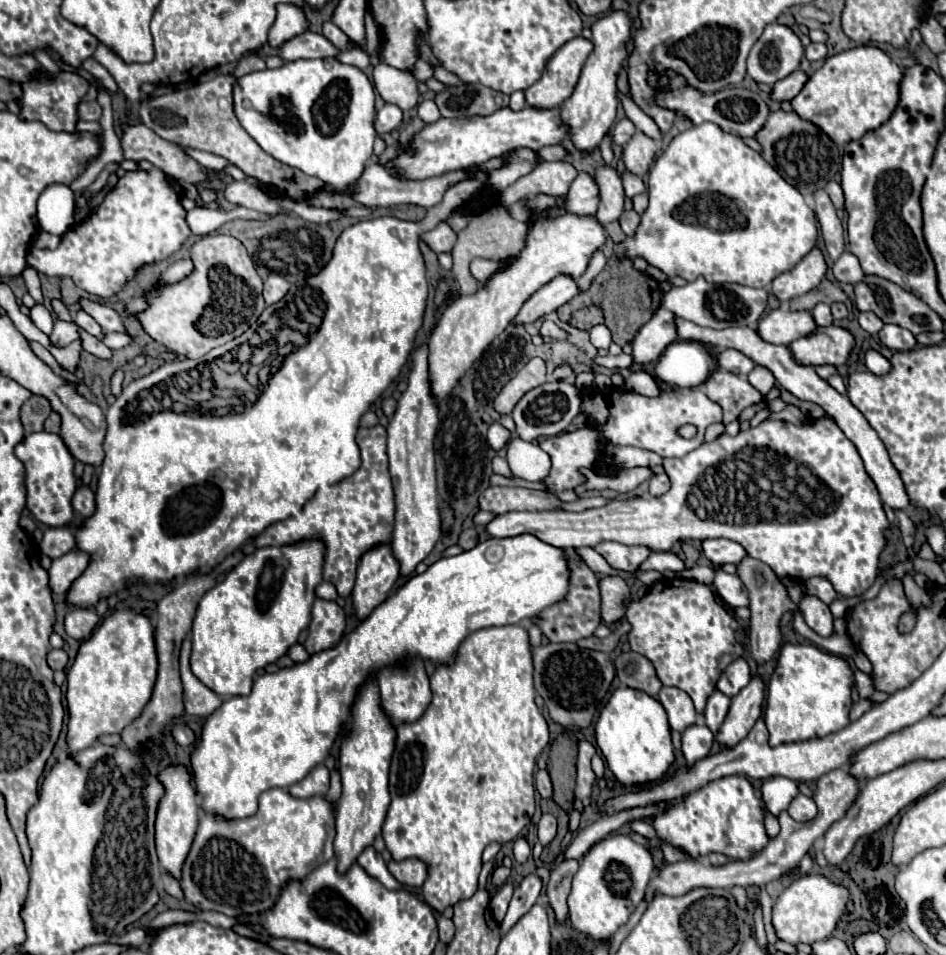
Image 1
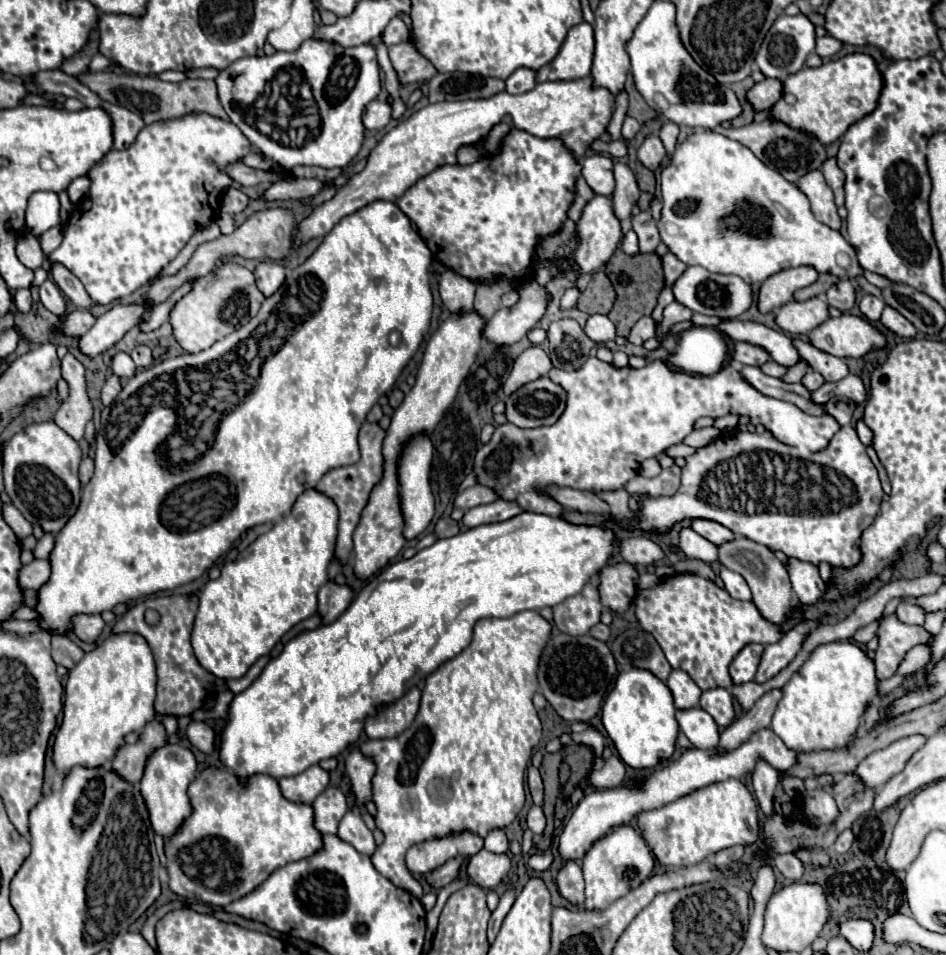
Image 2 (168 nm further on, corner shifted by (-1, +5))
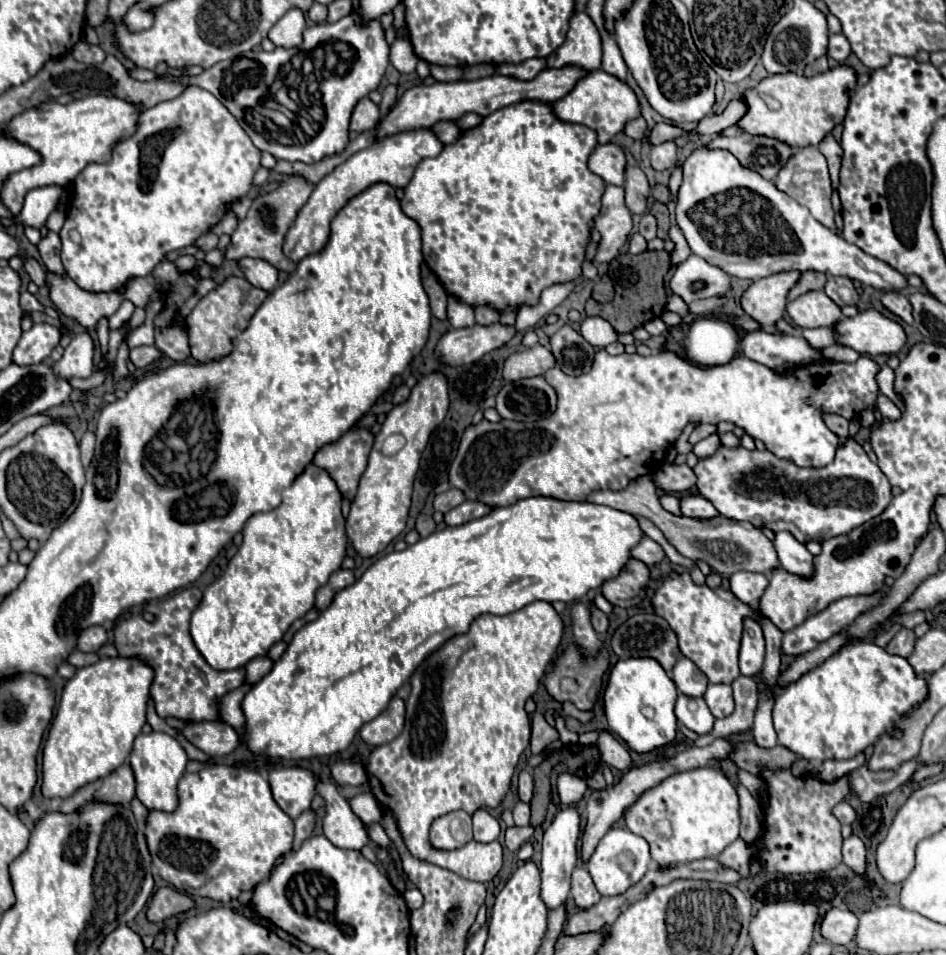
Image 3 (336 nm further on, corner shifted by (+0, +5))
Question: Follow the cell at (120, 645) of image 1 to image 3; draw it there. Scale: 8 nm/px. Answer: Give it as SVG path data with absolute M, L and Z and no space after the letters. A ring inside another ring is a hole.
M101 658L91 666L83 666L75 672L75 676L65 684L57 714L53 718L49 738L43 748L43 796L45 798L67 798L77 788L89 784L91 780L107 776L119 764L123 764L133 748L133 740L141 734L145 724L145 712L149 702L149 688L153 684L155 672L141 658Z

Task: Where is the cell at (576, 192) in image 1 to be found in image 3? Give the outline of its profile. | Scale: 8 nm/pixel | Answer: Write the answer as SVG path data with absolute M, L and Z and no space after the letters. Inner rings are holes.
M603 144L597 146L595 152L589 156L589 170L601 176L607 184L623 186L623 172L625 172L625 156L617 144Z

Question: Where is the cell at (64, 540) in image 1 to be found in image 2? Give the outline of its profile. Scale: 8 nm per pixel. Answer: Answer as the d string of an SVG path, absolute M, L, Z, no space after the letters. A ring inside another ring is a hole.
M44 534L44 538L38 540L36 548L34 548L34 558L48 558L50 556L50 550L54 546L54 536L52 534Z

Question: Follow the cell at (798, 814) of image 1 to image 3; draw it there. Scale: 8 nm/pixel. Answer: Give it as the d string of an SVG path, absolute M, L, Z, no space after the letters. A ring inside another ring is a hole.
M839 802L835 808L833 808L833 816L837 816L837 820L841 824L853 824L855 820L855 810L847 804L847 802Z

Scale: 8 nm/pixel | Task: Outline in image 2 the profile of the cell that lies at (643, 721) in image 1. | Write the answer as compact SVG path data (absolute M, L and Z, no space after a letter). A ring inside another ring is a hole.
M630 668L628 672L618 674L612 692L606 696L602 706L602 724L624 764L632 768L654 768L674 752L678 736L674 712L676 708L670 688L660 678L652 676L652 672Z

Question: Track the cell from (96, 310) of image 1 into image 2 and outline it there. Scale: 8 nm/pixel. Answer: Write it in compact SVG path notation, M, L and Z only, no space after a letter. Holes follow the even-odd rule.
M52 262L50 274L52 274L54 282L58 284L58 288L64 292L64 296L68 296L78 308L82 308L82 310L90 310L92 308L92 302L90 302L88 292L84 290L82 282L68 268L64 268L62 264Z

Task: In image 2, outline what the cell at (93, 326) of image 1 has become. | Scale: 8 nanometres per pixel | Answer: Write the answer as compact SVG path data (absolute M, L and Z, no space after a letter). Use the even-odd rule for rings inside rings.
M74 310L60 322L58 332L66 334L66 336L72 336L72 338L80 338L84 332L88 332L92 328L94 322L96 320L88 310Z

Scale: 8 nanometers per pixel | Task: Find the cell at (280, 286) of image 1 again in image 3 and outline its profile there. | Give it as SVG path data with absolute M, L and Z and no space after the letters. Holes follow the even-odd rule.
M243 258L239 260L239 268L243 270L245 278L255 286L265 292L271 292L277 282L279 282L279 270L271 266L265 260L255 260L255 258Z

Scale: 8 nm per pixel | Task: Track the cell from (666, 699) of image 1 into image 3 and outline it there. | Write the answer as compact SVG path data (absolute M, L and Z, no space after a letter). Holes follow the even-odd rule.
M687 658L677 660L675 668L671 670L671 678L673 678L677 690L691 698L703 696L707 684L709 684L707 678L703 676L703 672L699 672L699 668L695 668L695 664Z

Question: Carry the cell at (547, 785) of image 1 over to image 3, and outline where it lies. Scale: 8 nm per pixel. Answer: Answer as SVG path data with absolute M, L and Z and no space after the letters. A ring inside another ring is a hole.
M527 770L519 772L519 798L521 802L531 802L533 798L533 778Z

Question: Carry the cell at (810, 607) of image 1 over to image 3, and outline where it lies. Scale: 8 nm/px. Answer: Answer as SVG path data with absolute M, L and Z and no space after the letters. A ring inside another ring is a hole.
M779 532L775 534L775 550L779 554L781 568L789 574L801 576L801 578L811 578L815 572L813 566L813 556L811 552L799 544L789 532Z

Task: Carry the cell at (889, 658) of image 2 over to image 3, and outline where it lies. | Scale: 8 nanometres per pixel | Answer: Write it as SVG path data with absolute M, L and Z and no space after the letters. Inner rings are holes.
M901 628L893 640L887 644L887 652L893 654L893 656L903 656L907 658L911 654L911 648L915 644L915 634L913 630L907 630L907 628Z

